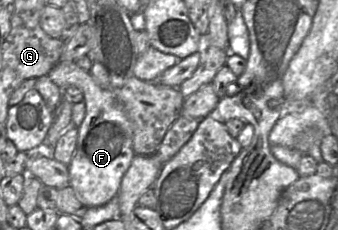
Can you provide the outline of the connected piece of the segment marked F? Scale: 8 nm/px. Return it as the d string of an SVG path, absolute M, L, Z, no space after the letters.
M59 61L47 76L61 89L76 86L82 90L85 117L78 127L76 150L68 165L70 186L87 208L105 205L118 196L122 178L135 156L133 126L113 89L102 89L73 61Z

